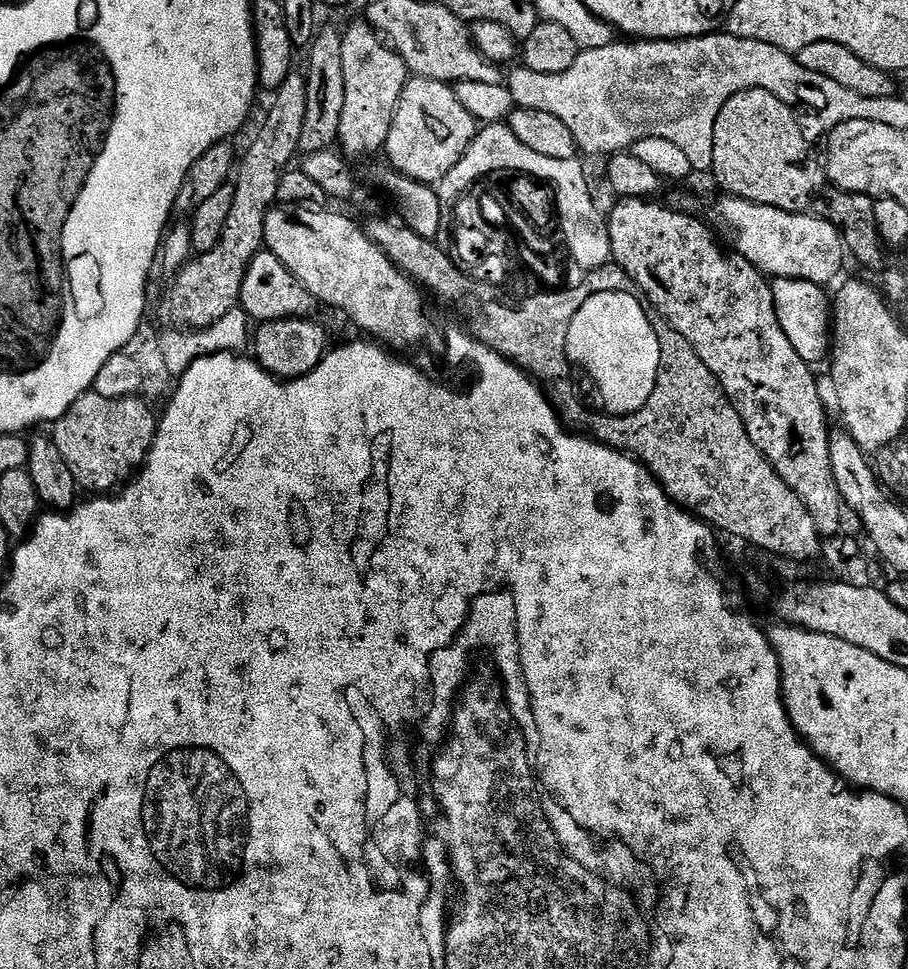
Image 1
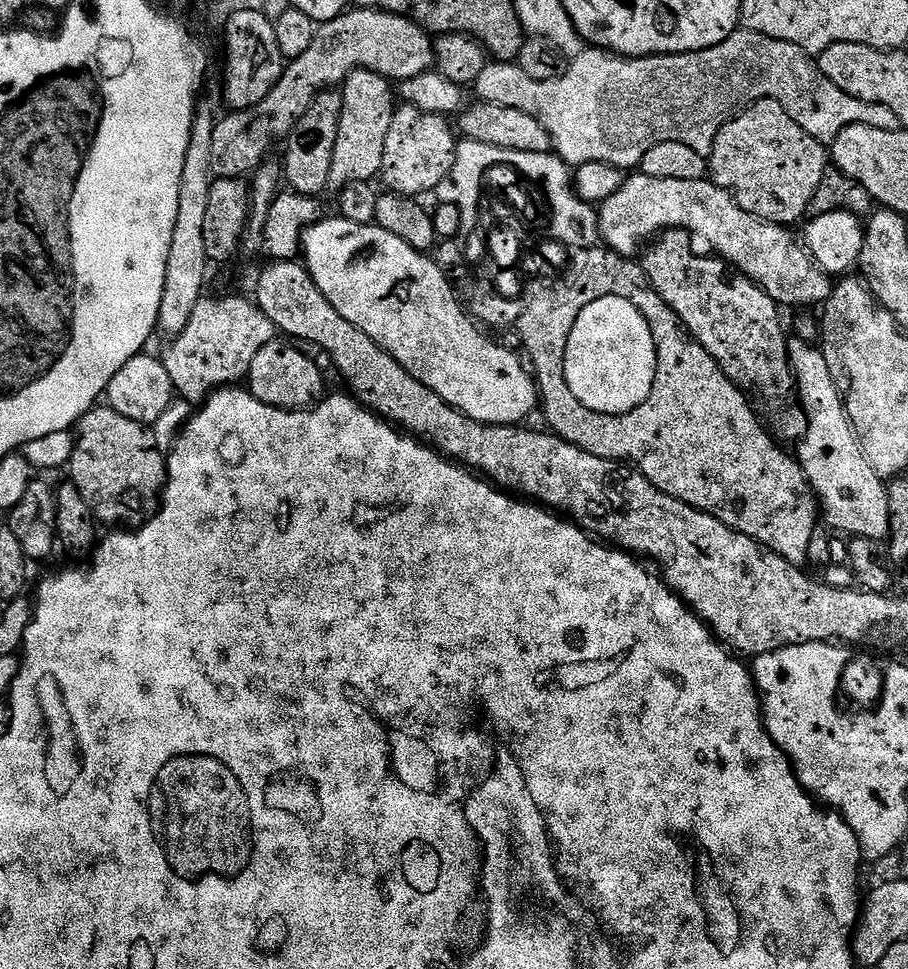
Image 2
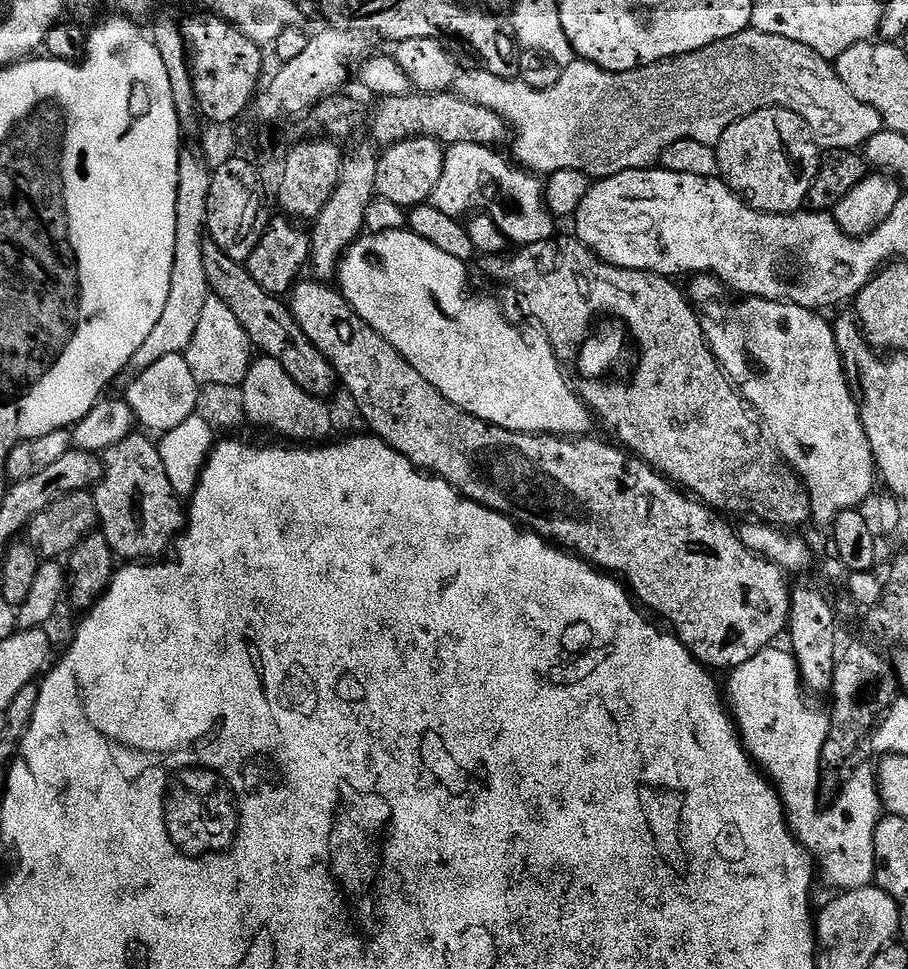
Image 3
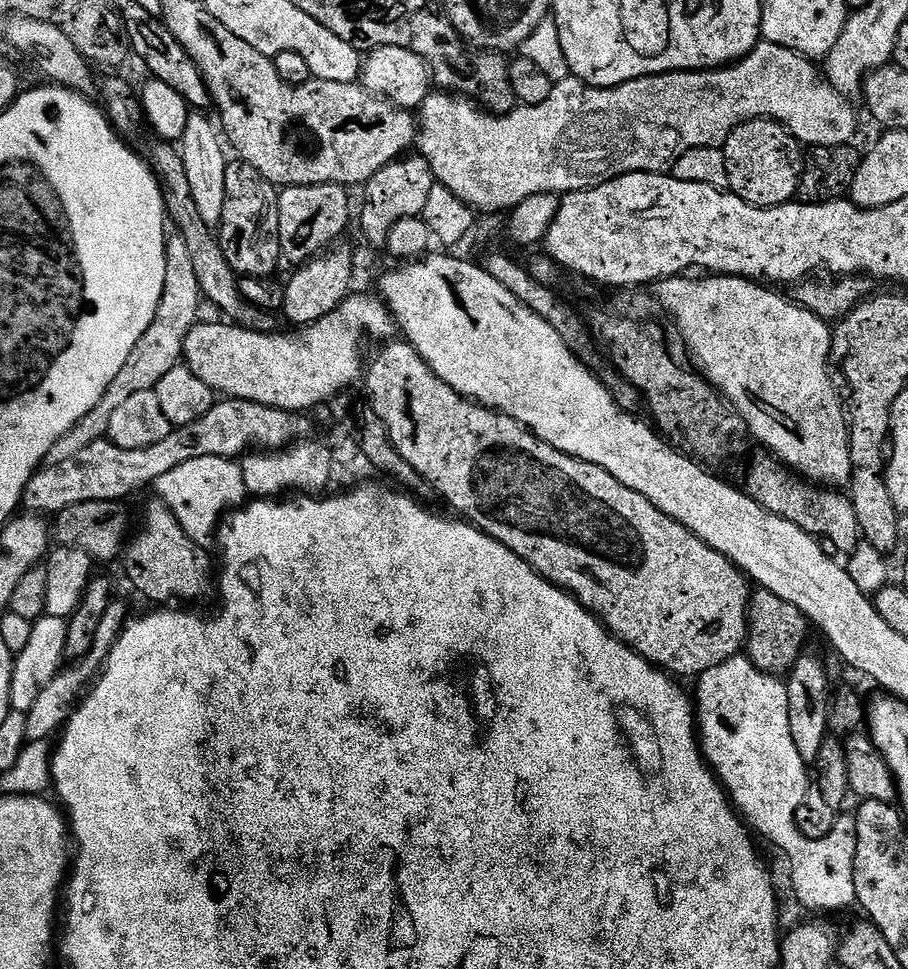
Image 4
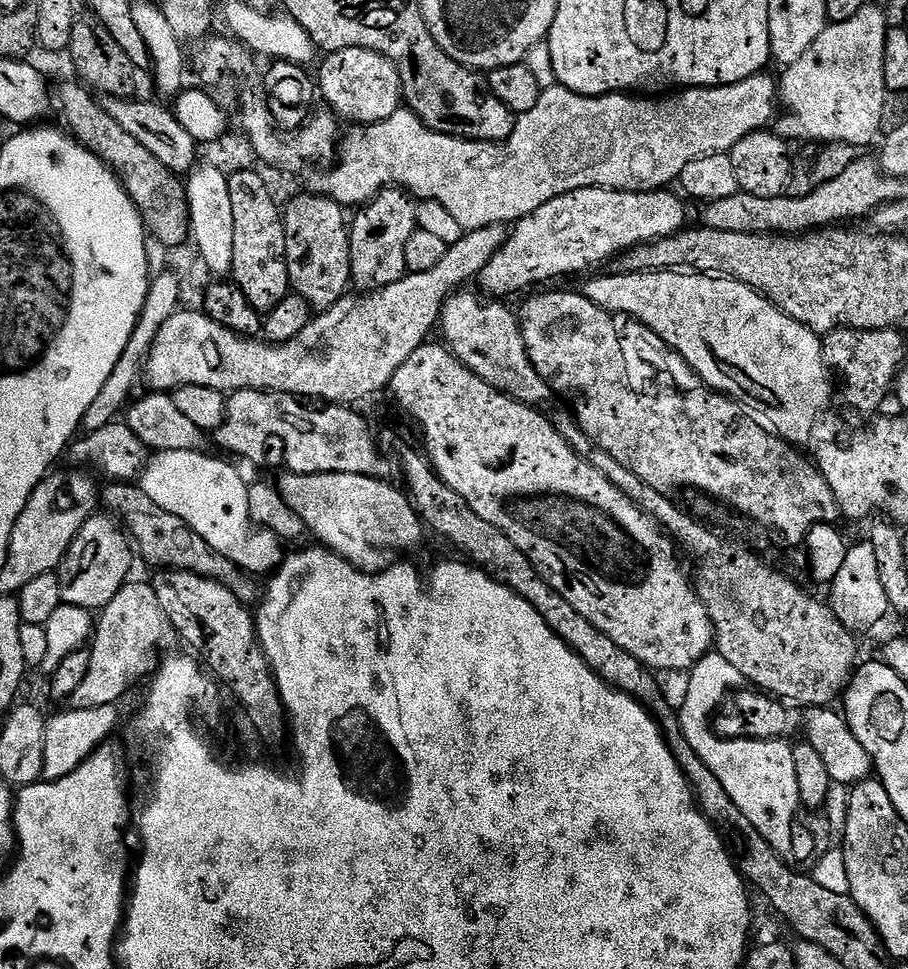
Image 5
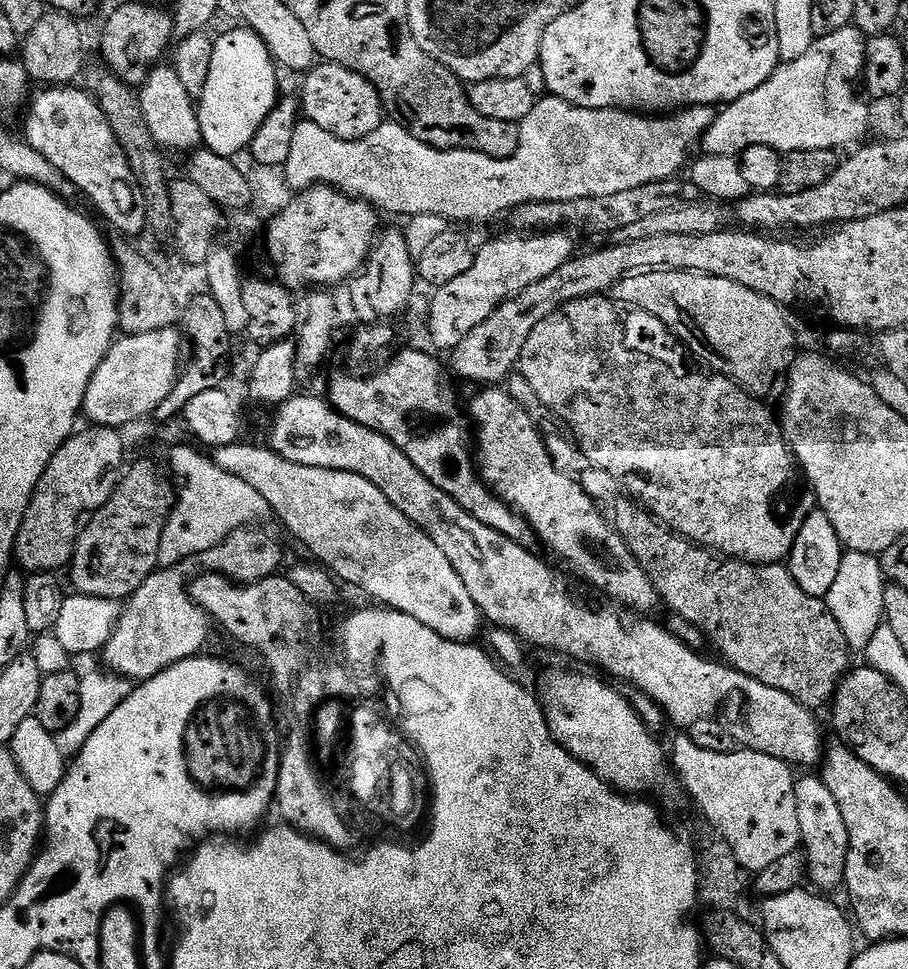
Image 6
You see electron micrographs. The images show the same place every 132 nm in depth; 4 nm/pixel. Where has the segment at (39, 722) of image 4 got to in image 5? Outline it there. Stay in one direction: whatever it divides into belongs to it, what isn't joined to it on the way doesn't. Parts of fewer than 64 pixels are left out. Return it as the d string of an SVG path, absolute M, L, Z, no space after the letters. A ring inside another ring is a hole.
M151 583L125 584L95 621L90 641L90 670L86 670L86 678L82 678L78 690L74 690L71 707L93 708L120 702L124 691L135 680L155 673L161 659L160 652L171 653L175 644L178 644L176 631L174 626L170 626L166 614L162 614L162 606L158 606Z

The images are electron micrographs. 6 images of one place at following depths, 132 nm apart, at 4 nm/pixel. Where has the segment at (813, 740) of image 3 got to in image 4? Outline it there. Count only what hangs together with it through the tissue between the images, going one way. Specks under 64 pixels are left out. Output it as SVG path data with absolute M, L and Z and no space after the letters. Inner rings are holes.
M737 654L718 666L710 666L695 684L694 711L701 753L749 829L757 837L765 836L788 859L797 902L812 912L820 912L816 914L853 907L854 854L858 846L855 815L841 815L834 830L817 840L806 838L796 825L810 768L798 754L794 738L790 738L785 681L754 666L747 655Z

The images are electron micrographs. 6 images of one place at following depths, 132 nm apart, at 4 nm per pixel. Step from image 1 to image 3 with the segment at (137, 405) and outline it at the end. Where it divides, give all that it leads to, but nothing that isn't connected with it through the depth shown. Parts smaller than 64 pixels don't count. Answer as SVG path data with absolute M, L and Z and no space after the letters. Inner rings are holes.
M142 435L122 438L122 442L110 446L103 453L104 476L94 486L99 531L103 532L106 542L110 542L110 550L120 562L152 562L163 557L163 552L167 548L169 551L186 523L185 505L181 497L177 496L174 486L170 486L170 478L166 478L166 466L162 466L162 454L157 441L151 435Z

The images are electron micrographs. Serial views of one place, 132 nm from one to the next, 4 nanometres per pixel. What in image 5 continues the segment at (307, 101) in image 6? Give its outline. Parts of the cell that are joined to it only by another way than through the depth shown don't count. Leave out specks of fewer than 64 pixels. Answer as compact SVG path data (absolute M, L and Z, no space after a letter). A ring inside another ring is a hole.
M337 48L323 58L325 60L320 68L320 78L318 74L318 96L321 101L324 99L328 103L325 105L335 112L341 121L353 120L351 123L356 126L380 124L401 108L404 91L400 75L394 62L390 62L382 54L369 48Z

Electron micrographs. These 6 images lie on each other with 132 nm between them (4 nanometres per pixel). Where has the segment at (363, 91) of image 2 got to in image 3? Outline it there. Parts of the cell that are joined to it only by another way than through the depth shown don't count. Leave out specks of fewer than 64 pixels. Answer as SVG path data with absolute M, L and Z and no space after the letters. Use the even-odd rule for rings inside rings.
M371 143L356 148L352 156L345 155L340 165L340 177L330 202L318 214L310 228L312 253L310 272L320 282L328 282L337 275L340 261L351 244L355 244L365 231L366 210L370 202L377 199L376 179L378 178L378 162L380 161L377 149Z

